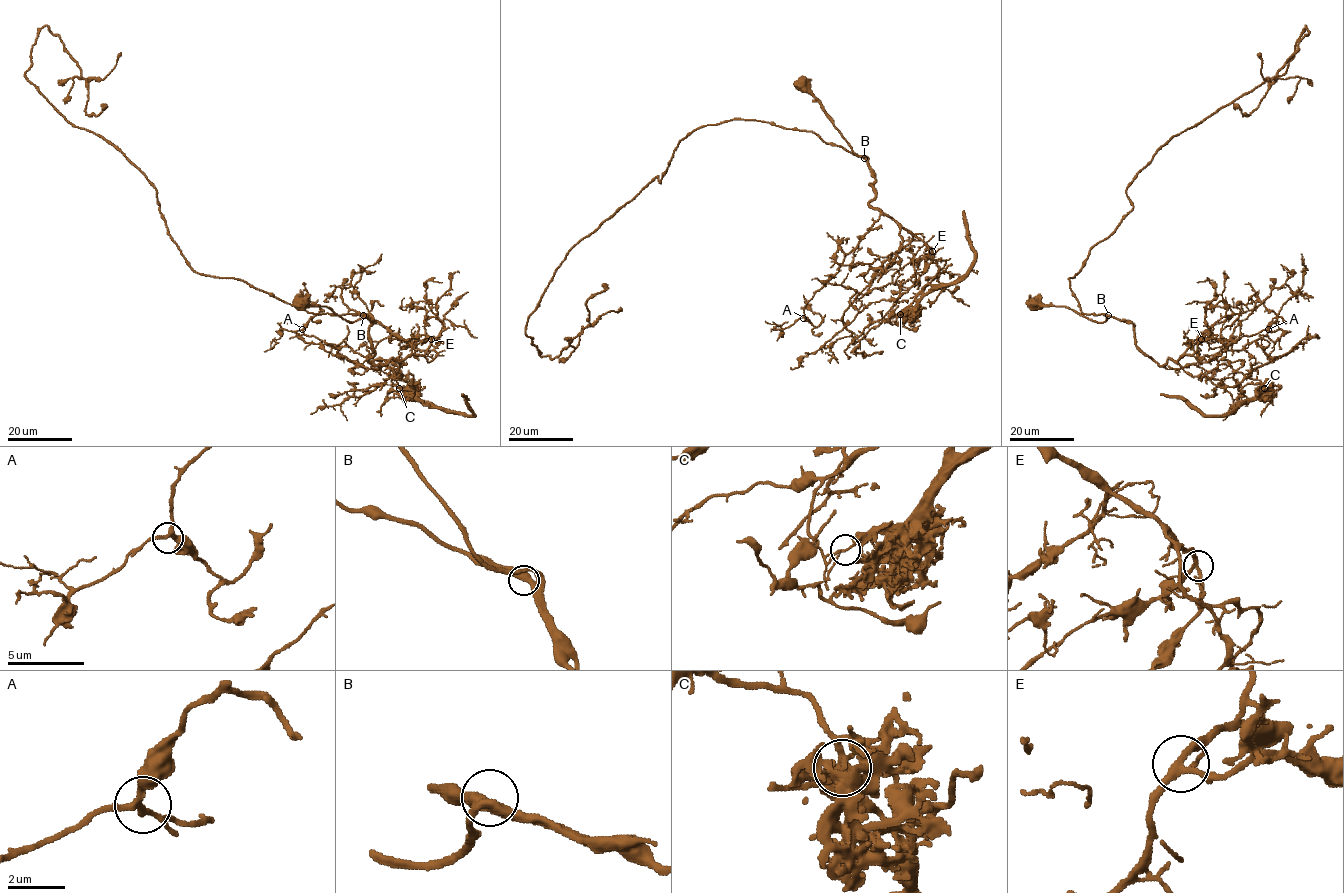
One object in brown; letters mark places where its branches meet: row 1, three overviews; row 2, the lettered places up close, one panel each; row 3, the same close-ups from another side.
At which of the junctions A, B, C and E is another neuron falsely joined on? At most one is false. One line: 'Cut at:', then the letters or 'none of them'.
Cut at: C

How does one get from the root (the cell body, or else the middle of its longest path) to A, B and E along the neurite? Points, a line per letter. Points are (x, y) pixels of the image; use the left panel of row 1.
A: (301, 303), (325, 306), (349, 322), (370, 320), (368, 360), (379, 367), (357, 364), (302, 329)
B: (301, 303), (325, 306), (349, 322), (362, 319), (363, 315)
E: (301, 303), (325, 306), (349, 322), (366, 315), (370, 320), (372, 363), (423, 354), (431, 339)

